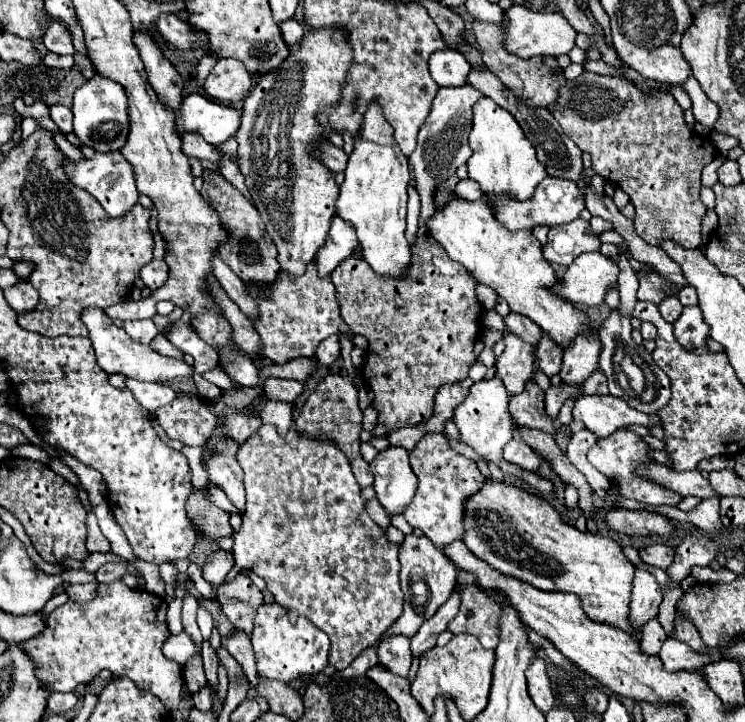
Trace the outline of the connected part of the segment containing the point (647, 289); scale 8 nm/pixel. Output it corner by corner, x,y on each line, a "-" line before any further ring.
650,273
650,275
642,275
640,277
640,287
638,287
638,293
636,293
636,297
640,299
640,301
650,301
650,303
660,303
666,295
660,291
660,287
670,287
672,283
664,283
662,279
660,279
660,275
654,275
654,273

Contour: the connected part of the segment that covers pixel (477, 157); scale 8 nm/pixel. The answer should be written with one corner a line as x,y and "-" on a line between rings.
486,95
476,101
472,107
474,121
470,131
470,147
474,155
468,159
468,175
476,183
480,183
484,195
510,191
516,199
528,199
536,185
548,175
544,165
536,159
534,147
524,137
524,131
516,123
514,115
504,111

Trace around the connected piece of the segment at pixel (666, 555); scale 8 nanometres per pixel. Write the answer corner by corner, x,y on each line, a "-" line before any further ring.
648,545
648,547
642,547
640,551
640,559
646,563
646,565
652,565
652,567
660,567
660,569
668,569
672,565
672,559
674,559
674,549
668,547
668,545

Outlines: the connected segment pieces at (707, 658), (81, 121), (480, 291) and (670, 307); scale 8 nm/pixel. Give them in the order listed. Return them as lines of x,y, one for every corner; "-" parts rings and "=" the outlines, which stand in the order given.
666,639
658,657
662,659
662,665
666,671
694,671
704,667
706,663
712,663
716,659
722,659
720,651
716,647
708,647
708,655
696,655
690,647
684,647
678,639
=
94,75
94,79
86,81
74,93
72,115
74,115
74,133
82,141
82,145
88,145
98,153
108,153
122,149
122,145
126,143
126,135
128,135
126,95
124,95
124,87
120,87
118,83
=
478,285
476,287
476,299
482,303
482,307
484,309
494,309
494,305
496,305
496,299
498,295
490,289
490,287
484,287
484,285
=
666,297
660,305
658,305
658,311
662,315
662,319
666,319
668,323
676,321
680,317
680,311
682,311
682,305
678,303
676,297

